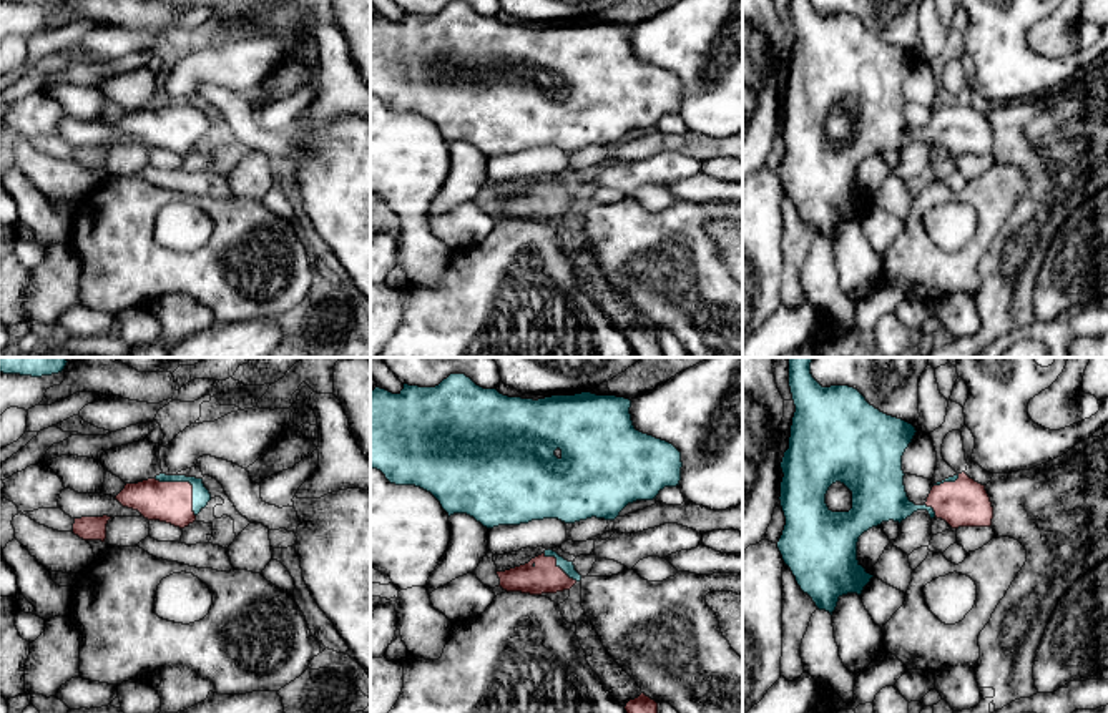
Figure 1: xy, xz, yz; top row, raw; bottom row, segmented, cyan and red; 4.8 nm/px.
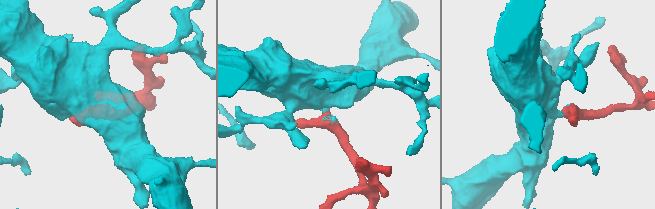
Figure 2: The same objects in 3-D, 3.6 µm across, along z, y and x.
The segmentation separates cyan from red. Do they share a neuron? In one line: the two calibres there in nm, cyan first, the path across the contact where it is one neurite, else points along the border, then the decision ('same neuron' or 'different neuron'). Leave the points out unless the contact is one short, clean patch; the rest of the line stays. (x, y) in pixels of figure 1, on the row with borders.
90/200 nm | across xy (201, 496), (188, 481), (171, 502) | same neuron

